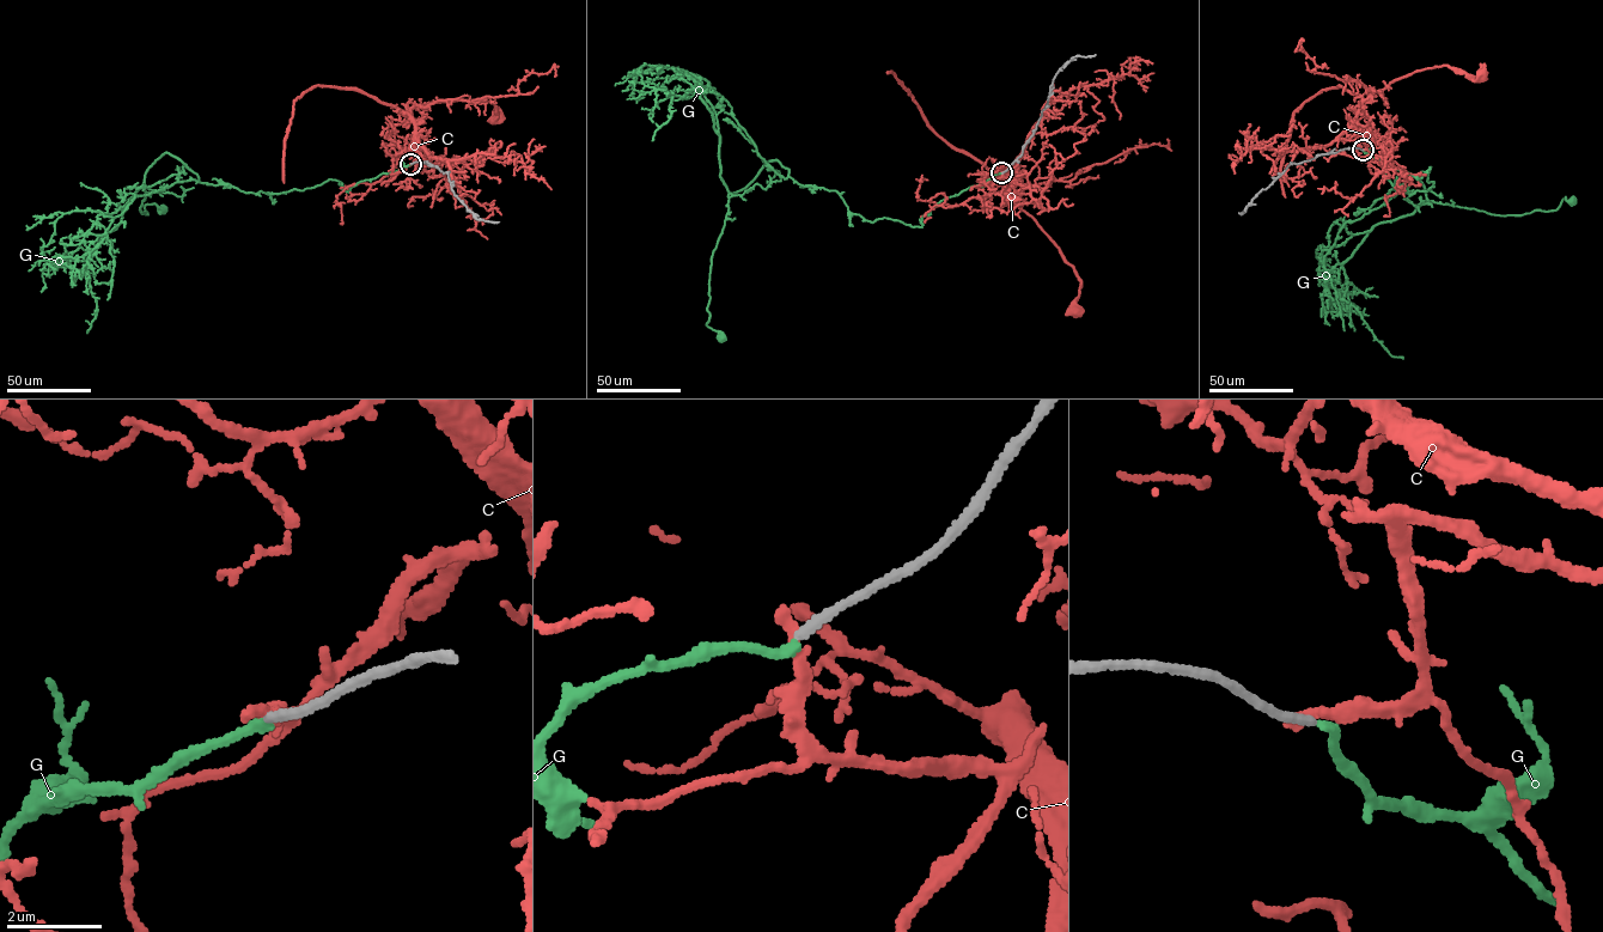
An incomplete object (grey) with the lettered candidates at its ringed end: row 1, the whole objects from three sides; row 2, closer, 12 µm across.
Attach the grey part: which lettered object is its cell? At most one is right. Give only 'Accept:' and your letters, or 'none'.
Accept: G

